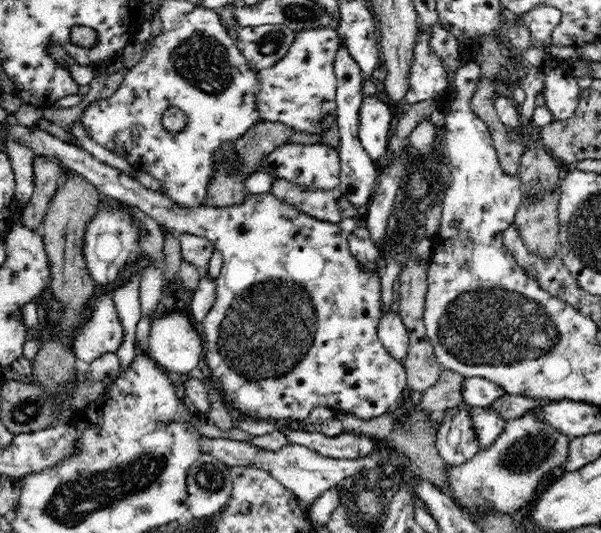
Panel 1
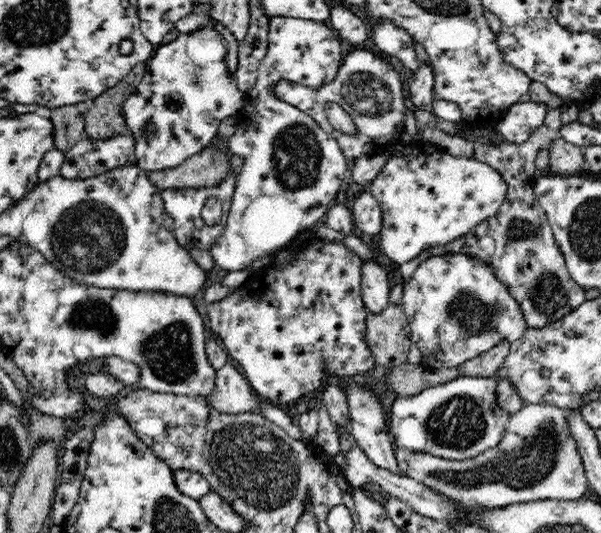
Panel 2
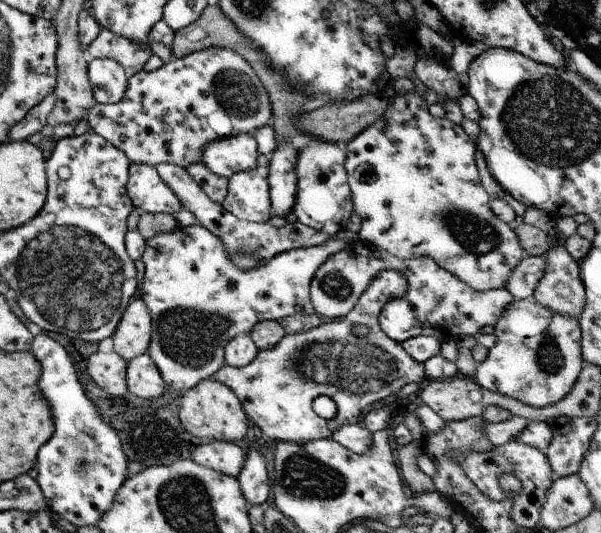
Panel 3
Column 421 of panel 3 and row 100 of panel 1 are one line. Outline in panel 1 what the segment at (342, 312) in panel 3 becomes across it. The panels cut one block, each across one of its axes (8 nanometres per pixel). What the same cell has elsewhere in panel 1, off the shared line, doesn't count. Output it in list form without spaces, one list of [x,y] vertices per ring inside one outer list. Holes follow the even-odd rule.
[[[318,27],[295,31],[295,39],[288,52],[275,66],[257,73],[260,90],[257,109],[261,121],[277,122],[308,134],[324,134],[337,123],[337,76],[335,58],[341,44],[336,30]]]

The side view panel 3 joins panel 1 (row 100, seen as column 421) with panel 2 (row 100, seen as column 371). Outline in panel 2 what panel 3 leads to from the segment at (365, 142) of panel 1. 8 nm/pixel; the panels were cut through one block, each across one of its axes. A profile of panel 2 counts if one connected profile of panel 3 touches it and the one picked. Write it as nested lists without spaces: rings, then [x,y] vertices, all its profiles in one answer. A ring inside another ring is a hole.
[[[356,48],[343,58],[332,82],[322,85],[319,89],[311,89],[289,80],[280,80],[272,84],[272,93],[278,99],[308,113],[322,129],[337,140],[346,158],[355,159],[360,155],[376,155],[379,150],[390,146],[398,134],[405,131],[404,114],[408,108],[404,103],[405,81],[401,77],[402,75],[398,74],[379,53],[371,49]],[[329,102],[338,103],[354,119],[358,129],[354,136],[342,134],[330,124],[325,113],[326,103]]]

